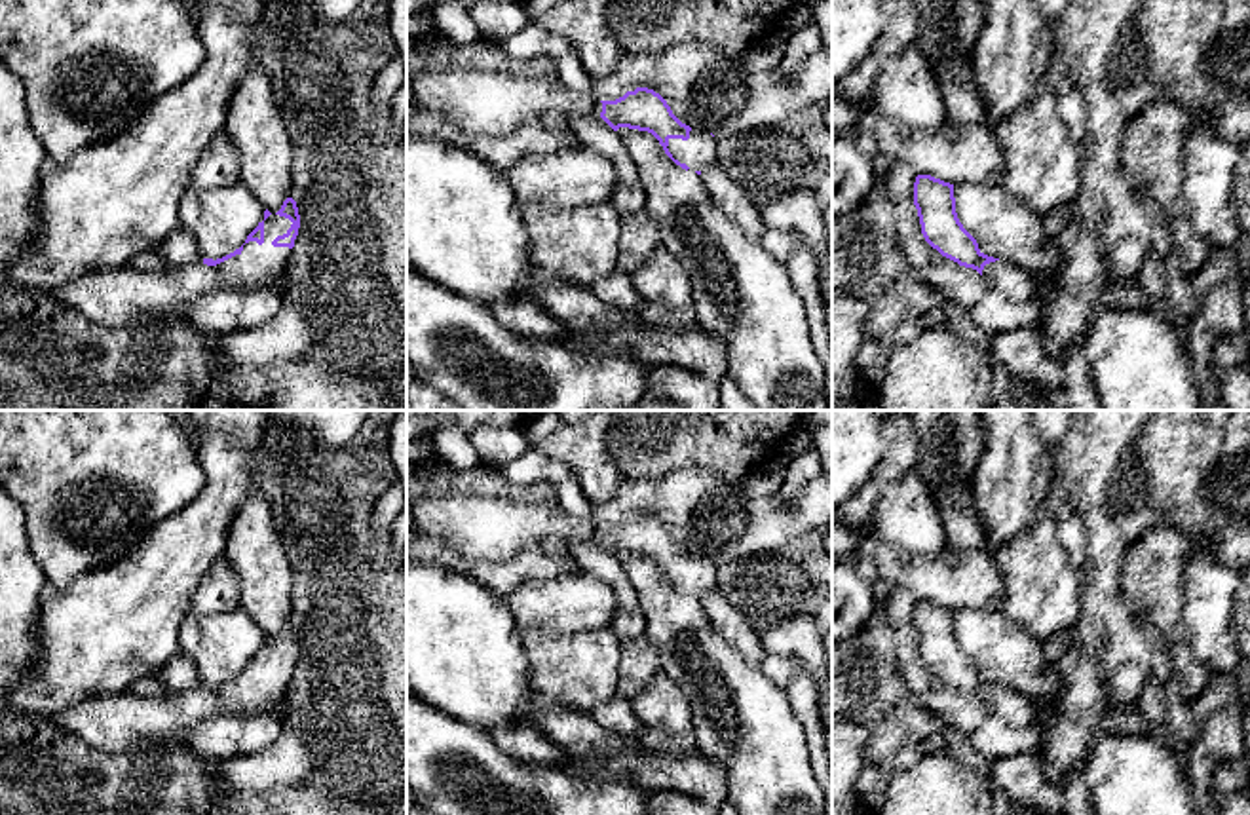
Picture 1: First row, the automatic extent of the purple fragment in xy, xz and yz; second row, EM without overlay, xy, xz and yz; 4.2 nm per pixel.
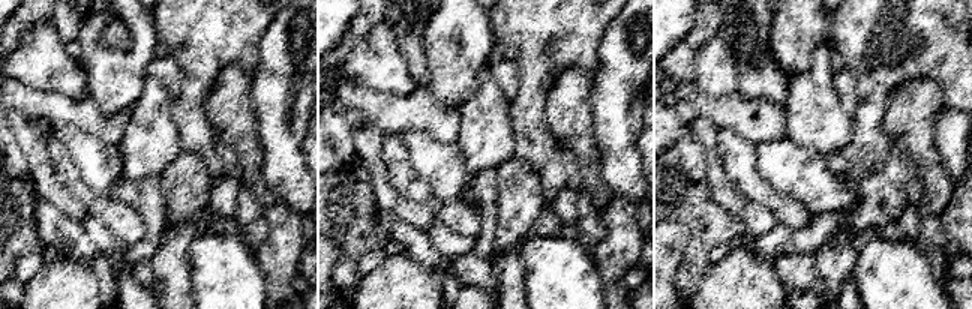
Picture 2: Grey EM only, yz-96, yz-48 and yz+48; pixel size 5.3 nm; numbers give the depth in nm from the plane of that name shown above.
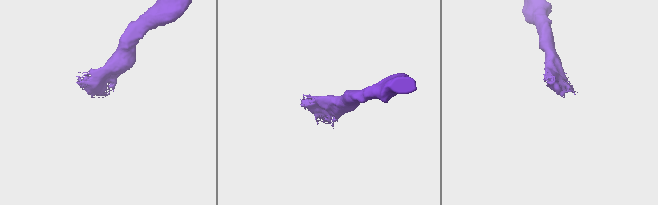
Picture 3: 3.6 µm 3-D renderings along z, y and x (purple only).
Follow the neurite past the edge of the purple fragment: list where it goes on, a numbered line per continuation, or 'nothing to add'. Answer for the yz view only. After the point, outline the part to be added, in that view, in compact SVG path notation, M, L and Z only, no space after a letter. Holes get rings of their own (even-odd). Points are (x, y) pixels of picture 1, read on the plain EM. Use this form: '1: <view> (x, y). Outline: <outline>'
1: yz (1015, 709). Outline: M995 686L984 692L982 703L990 714L1011 728L1026 728L1041 714L1039 703L1009 686Z

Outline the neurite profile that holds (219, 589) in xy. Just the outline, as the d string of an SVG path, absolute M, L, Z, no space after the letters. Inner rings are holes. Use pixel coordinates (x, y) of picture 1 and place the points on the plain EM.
M220 557L190 595L190 614L209 616L239 606L241 583L234 566Z

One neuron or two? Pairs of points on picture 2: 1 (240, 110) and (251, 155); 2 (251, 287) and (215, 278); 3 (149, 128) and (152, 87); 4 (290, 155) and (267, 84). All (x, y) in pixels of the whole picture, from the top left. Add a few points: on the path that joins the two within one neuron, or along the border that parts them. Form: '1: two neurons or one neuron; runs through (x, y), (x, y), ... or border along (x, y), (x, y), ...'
1: one neuron; runs through (240, 120), (240, 135), (246, 144)
2: one neuron; runs through (242, 287), (233, 287), (224, 278)
3: one neuron; runs through (152, 117), (152, 98)
4: one neuron; runs through (282, 137), (279, 102)

